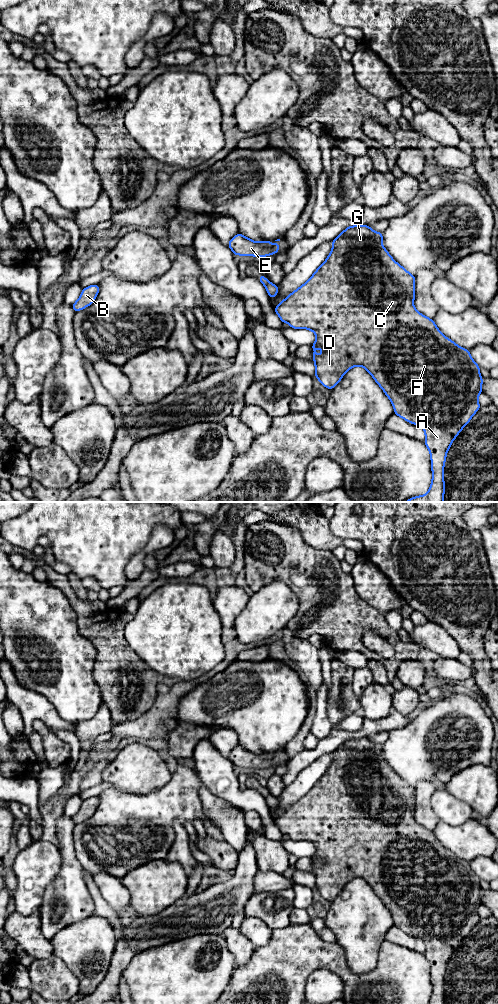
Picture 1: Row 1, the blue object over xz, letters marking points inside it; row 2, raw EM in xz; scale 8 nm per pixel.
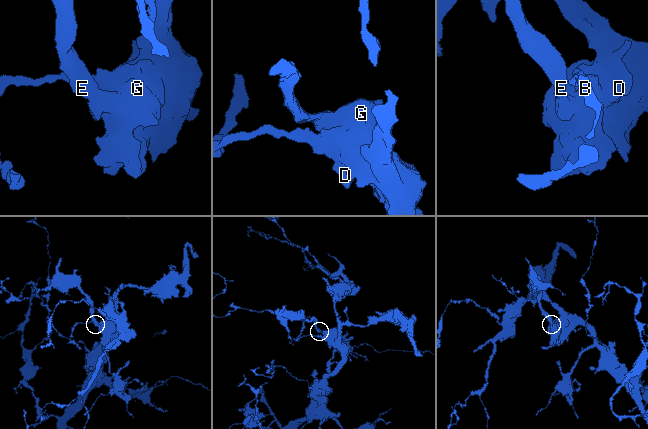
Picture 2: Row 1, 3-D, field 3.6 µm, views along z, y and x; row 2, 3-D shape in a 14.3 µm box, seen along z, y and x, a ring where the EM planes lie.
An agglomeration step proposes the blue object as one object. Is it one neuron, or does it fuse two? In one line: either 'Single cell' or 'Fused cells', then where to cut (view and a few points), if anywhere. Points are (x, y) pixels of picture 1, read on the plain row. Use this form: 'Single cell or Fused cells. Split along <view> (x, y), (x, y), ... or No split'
Single cell. No split

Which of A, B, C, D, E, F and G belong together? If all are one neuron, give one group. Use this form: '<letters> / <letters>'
A B C D E F G

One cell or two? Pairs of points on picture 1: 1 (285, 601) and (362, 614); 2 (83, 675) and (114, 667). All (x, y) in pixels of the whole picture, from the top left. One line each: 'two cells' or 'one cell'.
1: two cells
2: two cells

